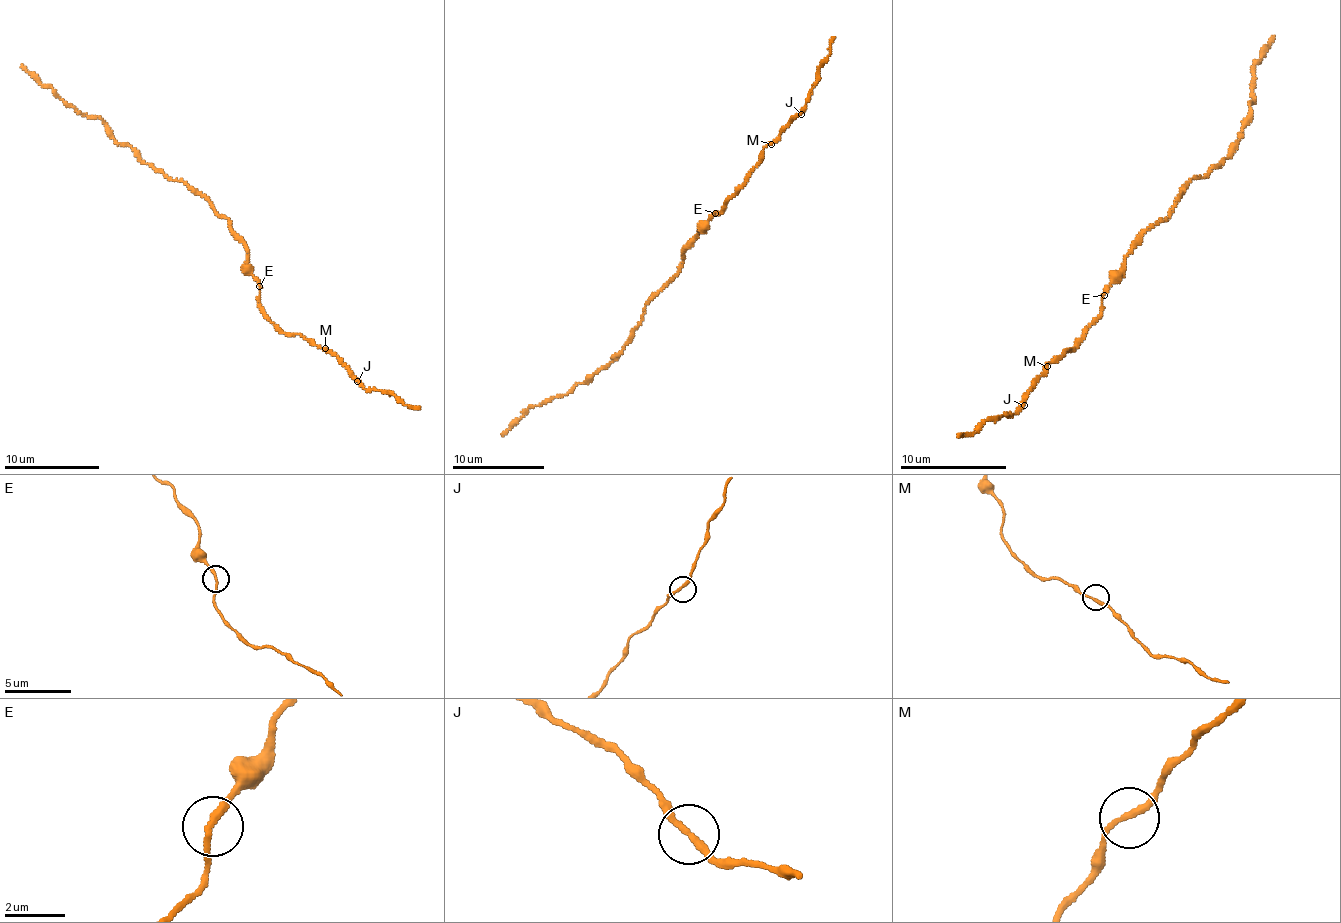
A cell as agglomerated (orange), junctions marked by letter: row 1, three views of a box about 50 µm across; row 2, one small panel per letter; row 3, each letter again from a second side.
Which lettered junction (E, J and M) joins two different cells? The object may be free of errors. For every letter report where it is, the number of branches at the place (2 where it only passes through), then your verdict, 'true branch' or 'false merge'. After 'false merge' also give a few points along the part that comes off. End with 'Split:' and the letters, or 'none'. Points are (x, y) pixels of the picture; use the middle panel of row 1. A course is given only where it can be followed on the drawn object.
E: place (715, 213); branches 2; true branch
J: place (801, 114); branches 2; true branch
M: place (771, 144); branches 2; true branch
Split: none

